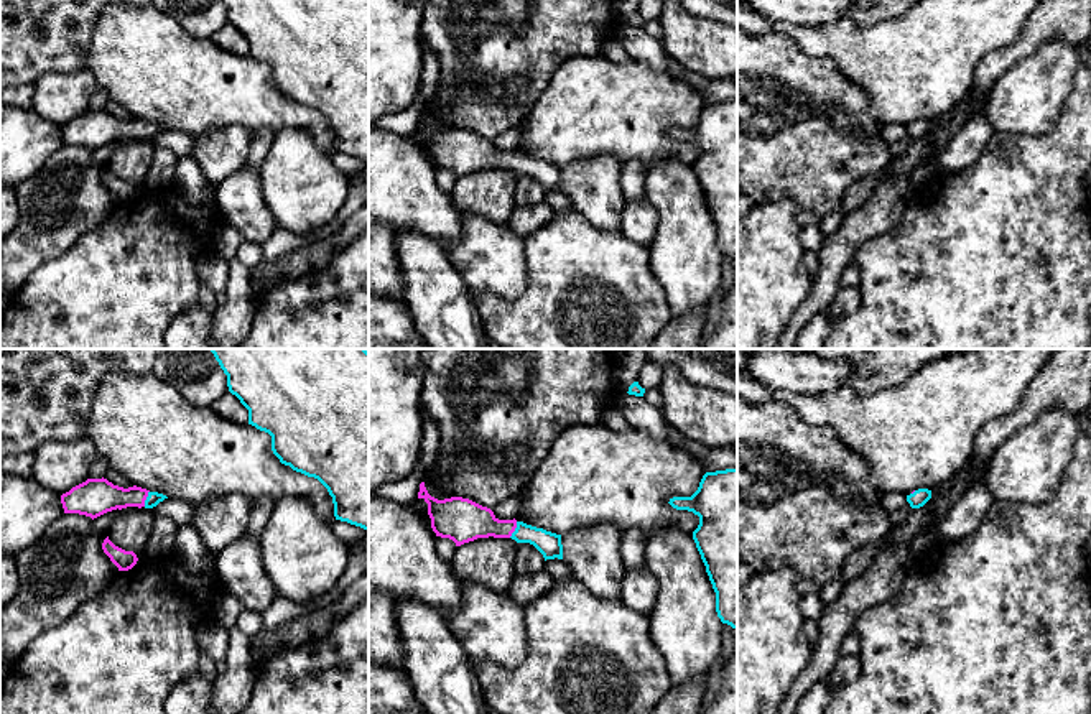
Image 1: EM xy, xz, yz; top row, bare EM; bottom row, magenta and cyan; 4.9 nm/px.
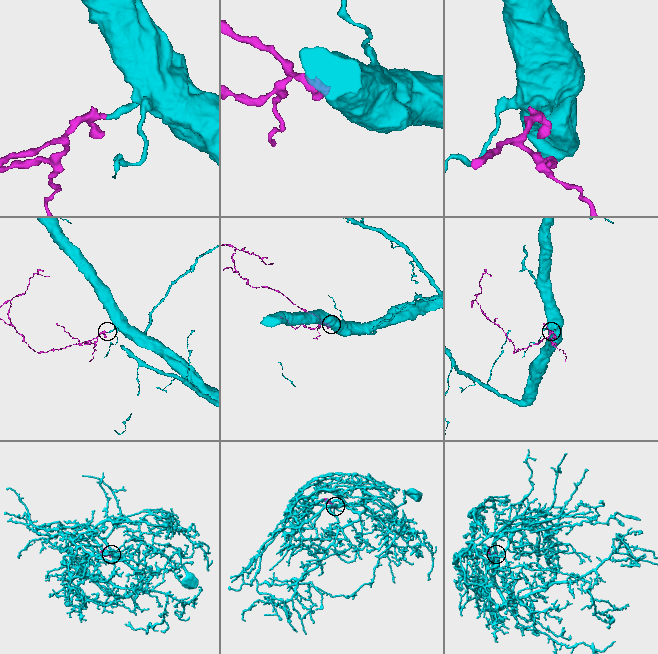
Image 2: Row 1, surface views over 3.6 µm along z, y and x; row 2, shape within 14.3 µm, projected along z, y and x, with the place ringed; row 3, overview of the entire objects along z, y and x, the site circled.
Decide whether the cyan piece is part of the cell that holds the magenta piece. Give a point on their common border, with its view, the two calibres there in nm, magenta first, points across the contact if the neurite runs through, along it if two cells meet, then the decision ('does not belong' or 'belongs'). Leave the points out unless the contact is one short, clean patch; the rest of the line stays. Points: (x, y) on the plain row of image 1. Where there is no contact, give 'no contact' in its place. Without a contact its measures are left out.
xz (514, 162) | 200/120 nm | across xz (464, 152), (514, 162), (530, 165), (548, 175) | belongs

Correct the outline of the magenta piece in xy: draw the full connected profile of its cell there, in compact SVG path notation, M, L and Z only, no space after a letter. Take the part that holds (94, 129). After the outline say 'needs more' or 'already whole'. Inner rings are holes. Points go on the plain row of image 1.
M102 109L87 110L86 114L72 118L69 123L61 127L61 135L64 145L79 145L94 151L117 140L153 140L165 130L168 128L163 125L150 123L137 117L123 120Z; needs more

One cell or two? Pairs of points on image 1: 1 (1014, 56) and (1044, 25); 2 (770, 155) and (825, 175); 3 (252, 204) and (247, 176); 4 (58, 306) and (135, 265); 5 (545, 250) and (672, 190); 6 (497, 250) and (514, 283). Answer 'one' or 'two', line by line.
1: one
2: one
3: one
4: one
5: two
6: one

